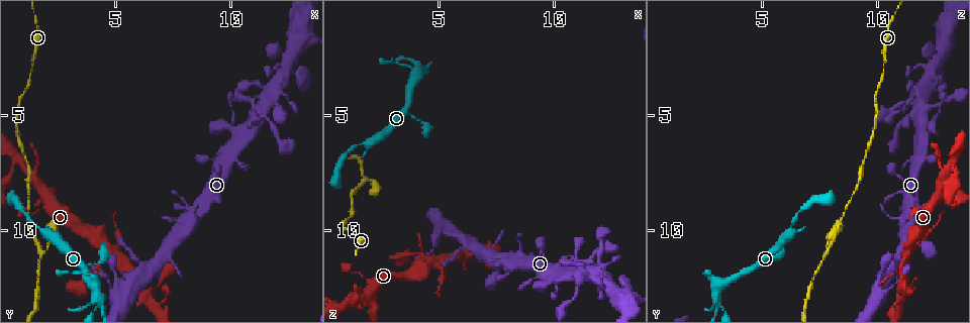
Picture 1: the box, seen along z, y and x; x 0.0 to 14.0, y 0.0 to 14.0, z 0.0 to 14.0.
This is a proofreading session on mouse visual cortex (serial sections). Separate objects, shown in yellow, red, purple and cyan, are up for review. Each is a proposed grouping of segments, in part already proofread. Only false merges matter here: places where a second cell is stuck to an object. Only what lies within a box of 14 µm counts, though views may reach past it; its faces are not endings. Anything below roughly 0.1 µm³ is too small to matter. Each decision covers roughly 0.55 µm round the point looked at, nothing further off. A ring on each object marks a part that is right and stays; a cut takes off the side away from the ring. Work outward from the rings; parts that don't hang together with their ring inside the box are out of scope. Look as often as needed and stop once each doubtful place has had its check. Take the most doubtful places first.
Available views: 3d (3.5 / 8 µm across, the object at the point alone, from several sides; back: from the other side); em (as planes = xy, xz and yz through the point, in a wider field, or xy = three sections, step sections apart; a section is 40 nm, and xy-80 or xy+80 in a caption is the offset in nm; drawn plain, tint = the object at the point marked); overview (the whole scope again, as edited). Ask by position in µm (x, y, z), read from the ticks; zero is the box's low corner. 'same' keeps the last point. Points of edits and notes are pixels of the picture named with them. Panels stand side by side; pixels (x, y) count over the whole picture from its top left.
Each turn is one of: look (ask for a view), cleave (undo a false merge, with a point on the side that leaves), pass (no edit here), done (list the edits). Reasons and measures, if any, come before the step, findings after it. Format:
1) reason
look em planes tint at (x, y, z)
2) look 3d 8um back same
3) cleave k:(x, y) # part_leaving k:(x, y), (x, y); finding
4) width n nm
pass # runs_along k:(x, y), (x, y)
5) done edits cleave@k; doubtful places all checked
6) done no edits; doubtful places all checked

thin neck
look 3d 3.5um at (4.1, 11.7, 11.0)

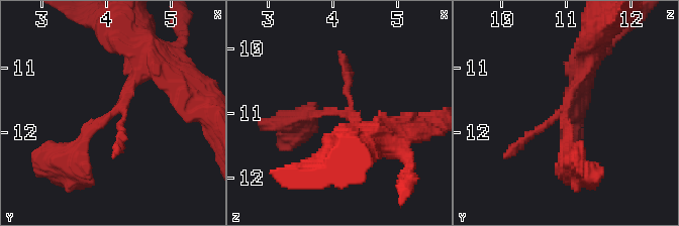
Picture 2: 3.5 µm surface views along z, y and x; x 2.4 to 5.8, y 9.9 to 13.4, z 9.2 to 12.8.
shape alone is not enough
look em planes tint at (4.05, 11.70, 11.00)

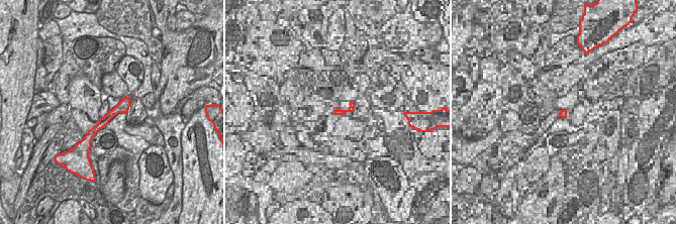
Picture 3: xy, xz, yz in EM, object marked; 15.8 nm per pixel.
pass # runs_along 3:(127, 101), (116, 109), (90, 135); all the same cell

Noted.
arms part here
look 3d 3.5um at (1.8, 10.9, 7.8)

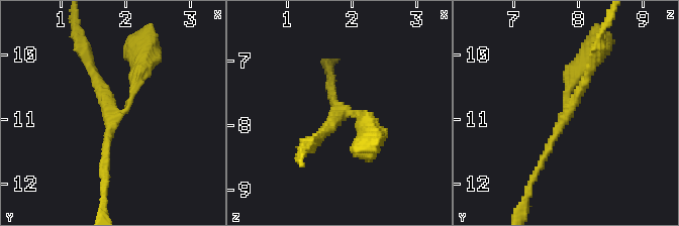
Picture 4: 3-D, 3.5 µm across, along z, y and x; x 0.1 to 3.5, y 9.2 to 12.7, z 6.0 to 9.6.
arms 3; arm_widths 100, 150, 200 nm
look em xy step 5 tint at (1.70, 10.80, 7.85)

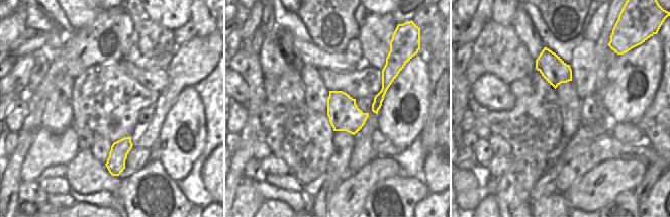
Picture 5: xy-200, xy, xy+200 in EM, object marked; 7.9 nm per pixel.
pass # runs_along 4:(311, 142), (332, 116), (358, 114), (367, 127); one cell here

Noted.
sharp bend
look 3d 3.5um at (4.2, 12.9, 3.0)

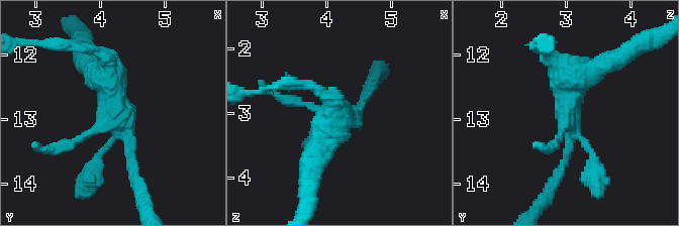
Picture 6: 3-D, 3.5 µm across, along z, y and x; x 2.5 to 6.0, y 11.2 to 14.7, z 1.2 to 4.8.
now the EM
look em planes tint at (4.20, 13.00, 3.00)

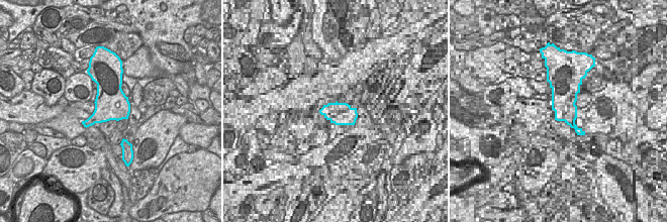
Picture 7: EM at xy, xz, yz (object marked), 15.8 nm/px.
width 500 nm
pass # runs_along 6:(94, 72), (119, 130), (91, 167); one cell here

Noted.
done no edits; doubtful places all checked

